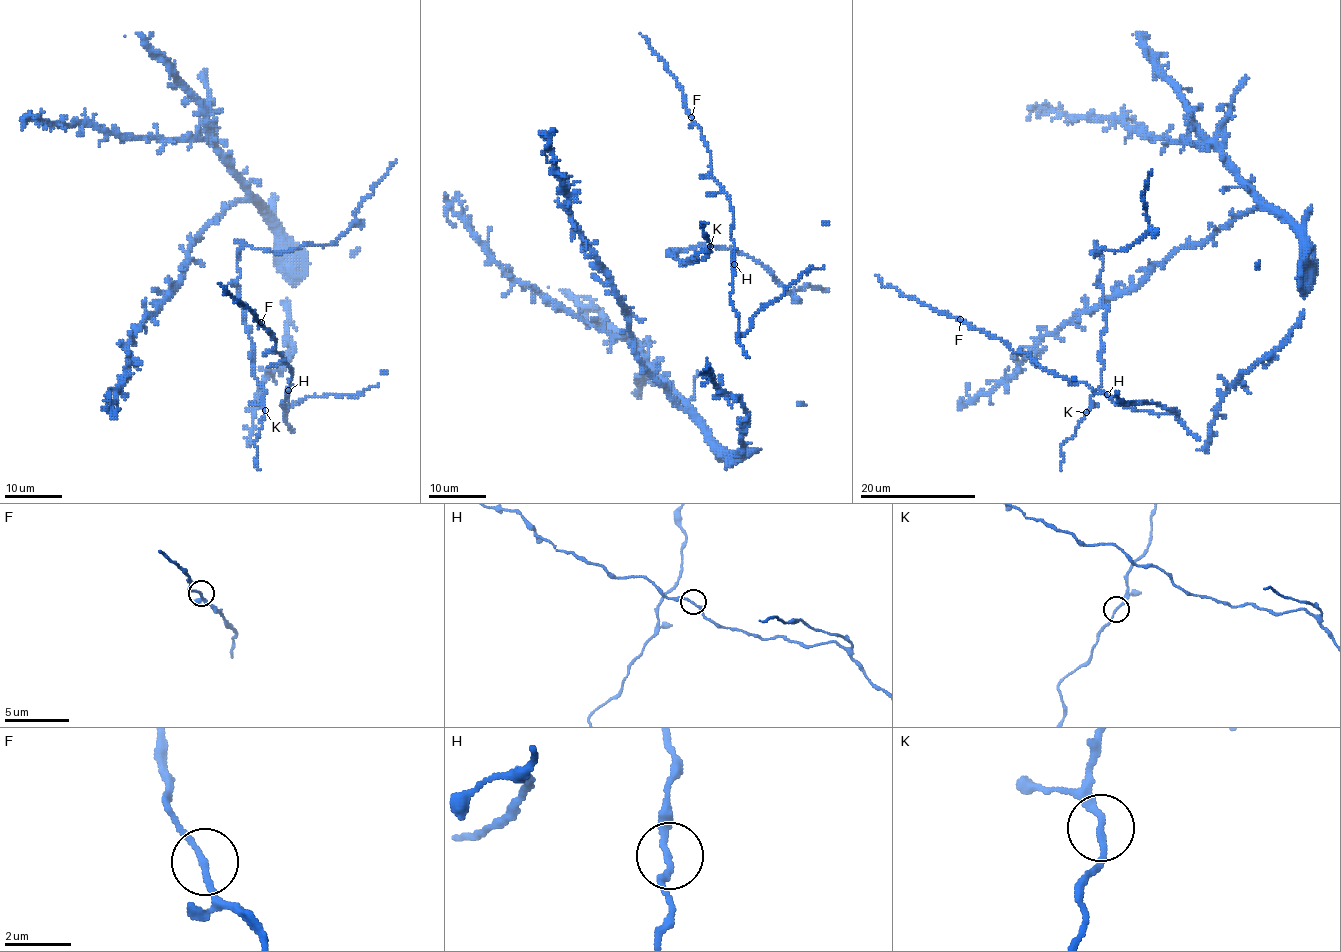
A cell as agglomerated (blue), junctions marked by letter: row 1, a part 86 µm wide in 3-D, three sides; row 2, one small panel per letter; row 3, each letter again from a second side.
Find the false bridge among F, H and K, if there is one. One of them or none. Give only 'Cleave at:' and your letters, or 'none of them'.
Cleave at: none of them

